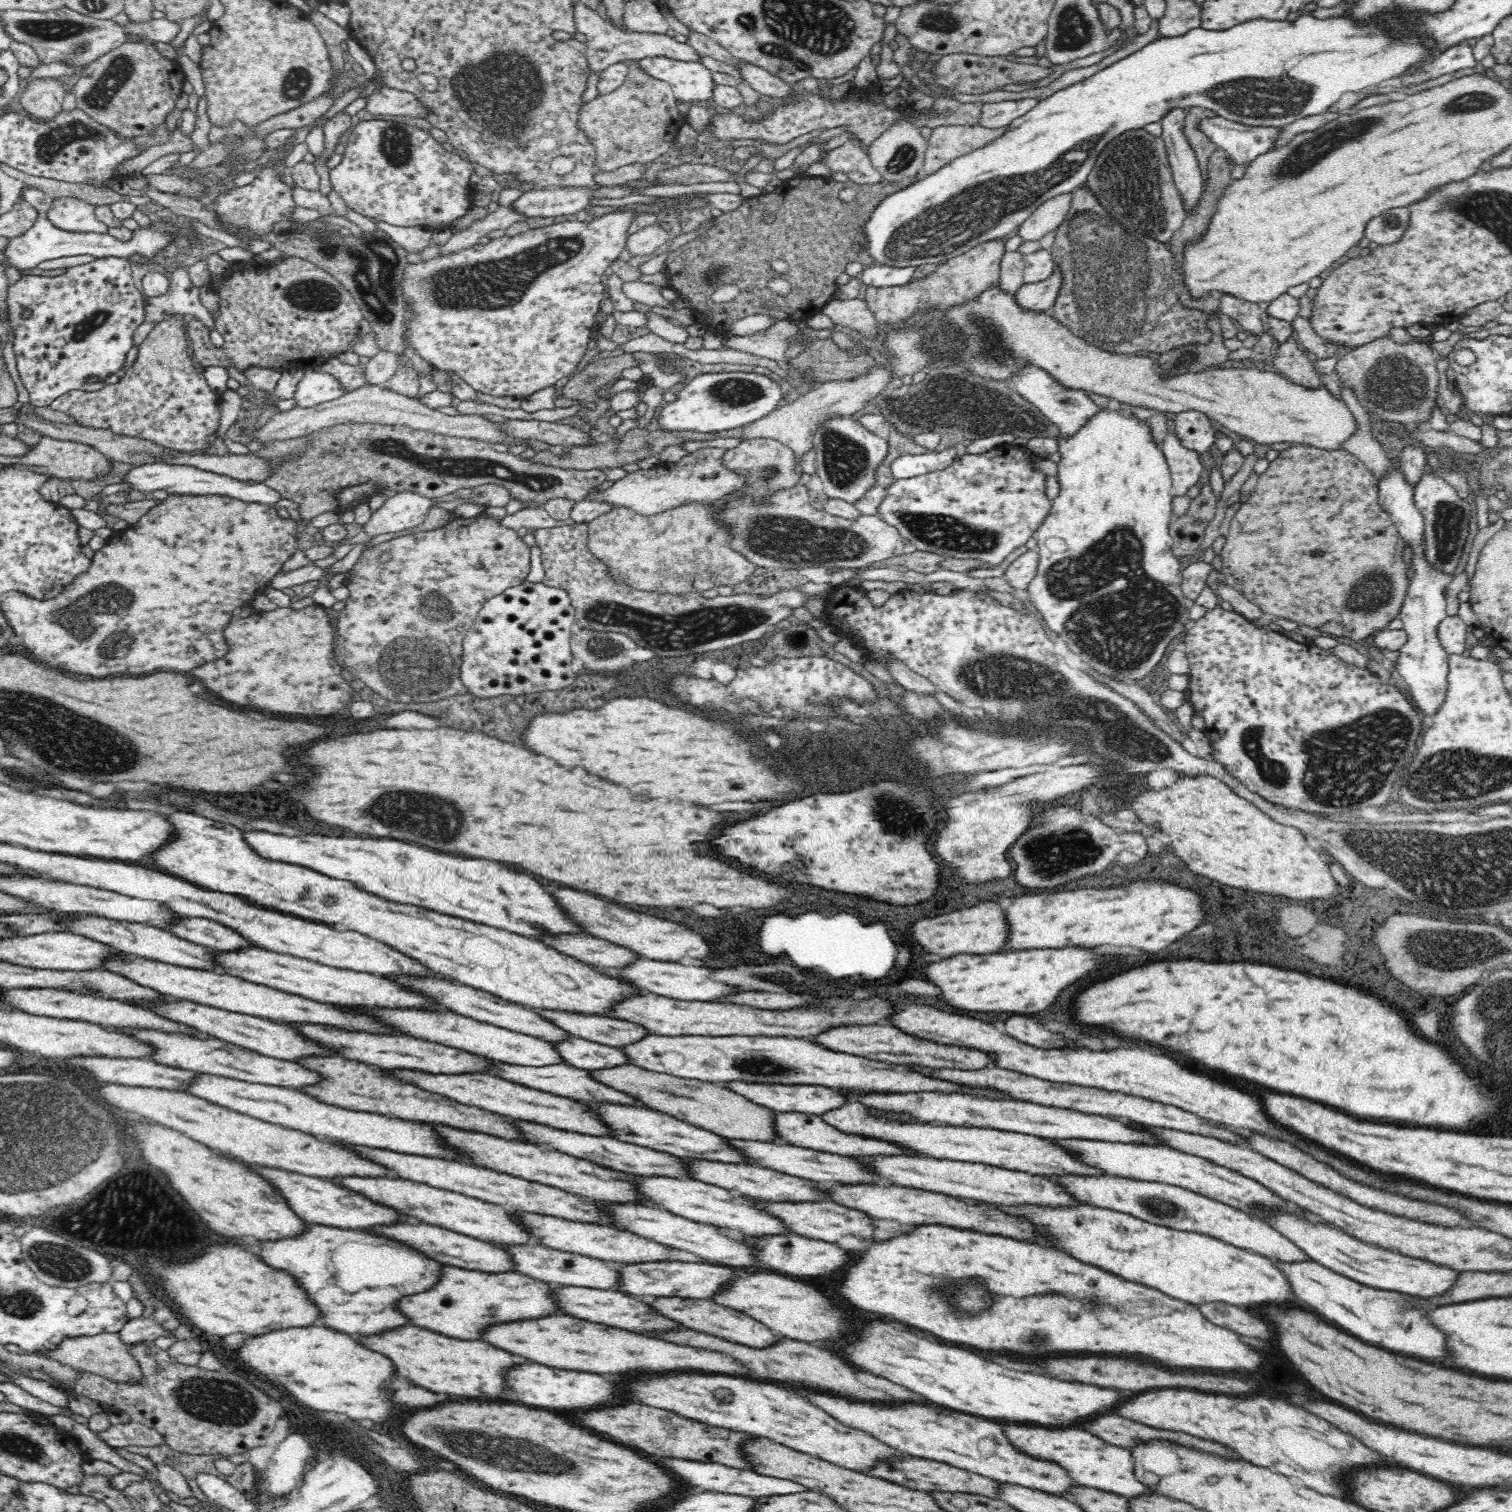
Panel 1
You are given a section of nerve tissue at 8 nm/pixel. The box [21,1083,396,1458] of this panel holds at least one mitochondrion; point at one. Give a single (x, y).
(223, 1400)

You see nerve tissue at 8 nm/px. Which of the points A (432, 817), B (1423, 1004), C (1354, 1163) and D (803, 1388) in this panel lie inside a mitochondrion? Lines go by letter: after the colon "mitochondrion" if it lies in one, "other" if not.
A: mitochondrion
B: other
C: other
D: other

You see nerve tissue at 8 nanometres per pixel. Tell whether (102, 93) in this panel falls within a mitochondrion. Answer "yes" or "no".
yes

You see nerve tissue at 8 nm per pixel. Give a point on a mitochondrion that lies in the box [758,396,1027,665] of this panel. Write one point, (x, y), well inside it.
(946, 533)

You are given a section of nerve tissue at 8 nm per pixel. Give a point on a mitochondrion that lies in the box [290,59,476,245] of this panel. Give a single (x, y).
(396, 145)

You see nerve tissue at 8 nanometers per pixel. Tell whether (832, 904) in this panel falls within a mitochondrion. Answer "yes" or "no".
no

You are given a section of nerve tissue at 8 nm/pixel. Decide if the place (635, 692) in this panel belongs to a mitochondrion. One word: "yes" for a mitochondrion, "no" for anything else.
no

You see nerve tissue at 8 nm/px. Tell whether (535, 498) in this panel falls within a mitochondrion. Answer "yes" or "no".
no

